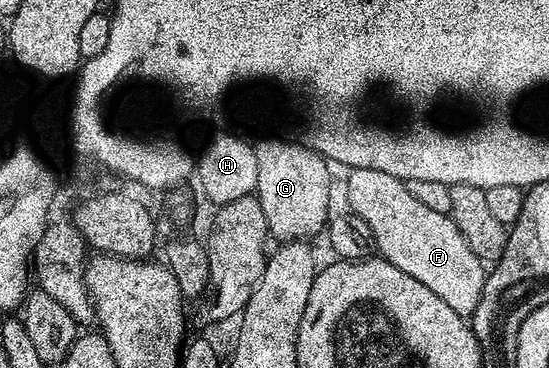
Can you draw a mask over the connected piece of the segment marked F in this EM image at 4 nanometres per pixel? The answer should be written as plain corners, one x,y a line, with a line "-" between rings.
353,168
348,175
348,204
351,211
363,218
366,226
374,230
376,251
398,270
410,274
429,290
434,290
454,314
470,318
482,298
485,265
466,246
466,238
454,226
448,214
437,214
410,194
407,183
394,174
382,174
382,170

